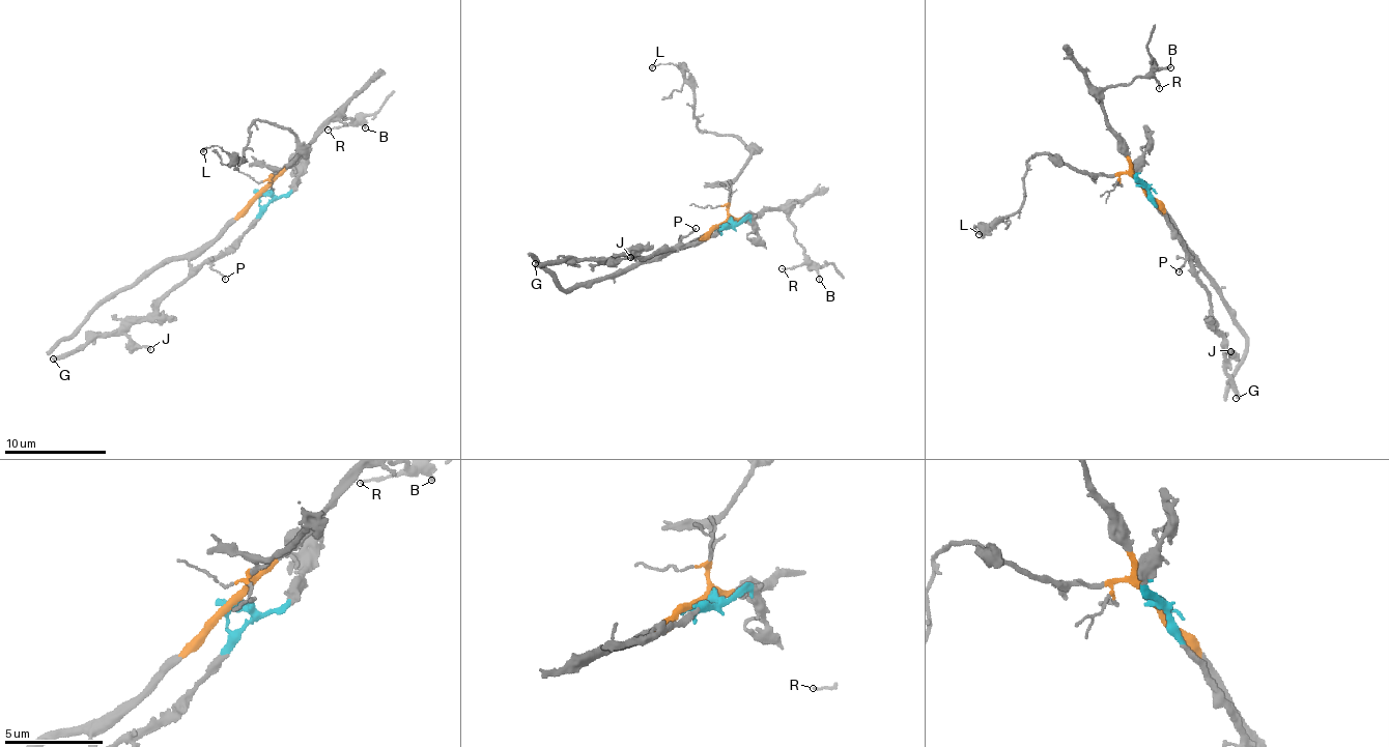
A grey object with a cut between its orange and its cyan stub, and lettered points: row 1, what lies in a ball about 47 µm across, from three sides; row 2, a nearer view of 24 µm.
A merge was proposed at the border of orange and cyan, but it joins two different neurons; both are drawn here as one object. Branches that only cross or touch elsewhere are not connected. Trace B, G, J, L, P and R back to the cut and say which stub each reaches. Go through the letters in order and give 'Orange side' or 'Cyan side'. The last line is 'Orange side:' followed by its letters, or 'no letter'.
B: Orange side
G: Cyan side
J: Cyan side
L: Orange side
P: Cyan side
R: Orange side
Orange side: B, L, R

